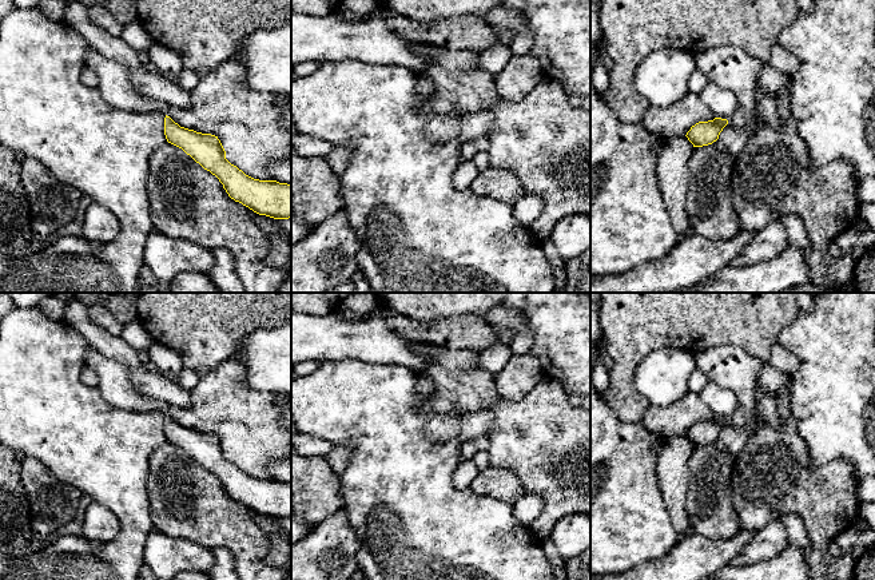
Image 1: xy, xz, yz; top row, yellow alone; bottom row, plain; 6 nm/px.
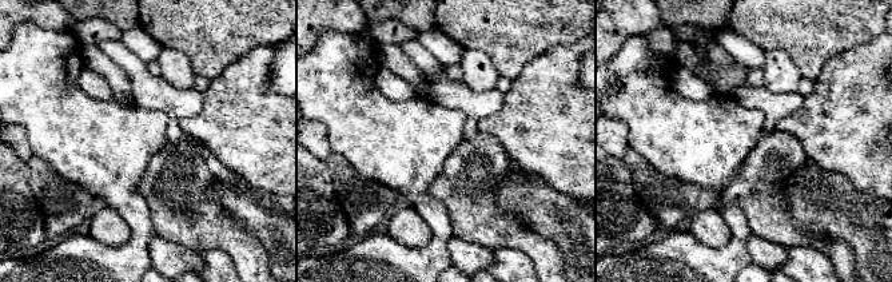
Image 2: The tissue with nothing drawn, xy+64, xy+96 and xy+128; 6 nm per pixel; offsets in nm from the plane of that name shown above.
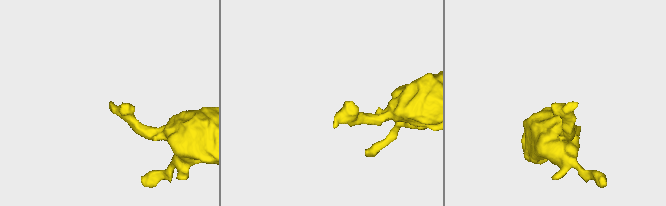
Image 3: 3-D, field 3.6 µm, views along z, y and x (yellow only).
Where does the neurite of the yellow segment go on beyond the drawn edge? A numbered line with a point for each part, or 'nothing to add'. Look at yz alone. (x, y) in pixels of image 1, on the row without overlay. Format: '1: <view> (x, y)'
1: yz (723, 402)

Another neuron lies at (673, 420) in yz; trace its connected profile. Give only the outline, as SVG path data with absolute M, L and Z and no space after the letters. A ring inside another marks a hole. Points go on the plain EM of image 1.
M688 392L672 405L649 405L641 422L649 432L667 440L675 436L685 436L696 422L713 418L715 414L703 402L700 394Z

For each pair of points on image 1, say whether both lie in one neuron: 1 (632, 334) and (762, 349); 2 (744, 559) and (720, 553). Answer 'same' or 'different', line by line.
1: same
2: different

